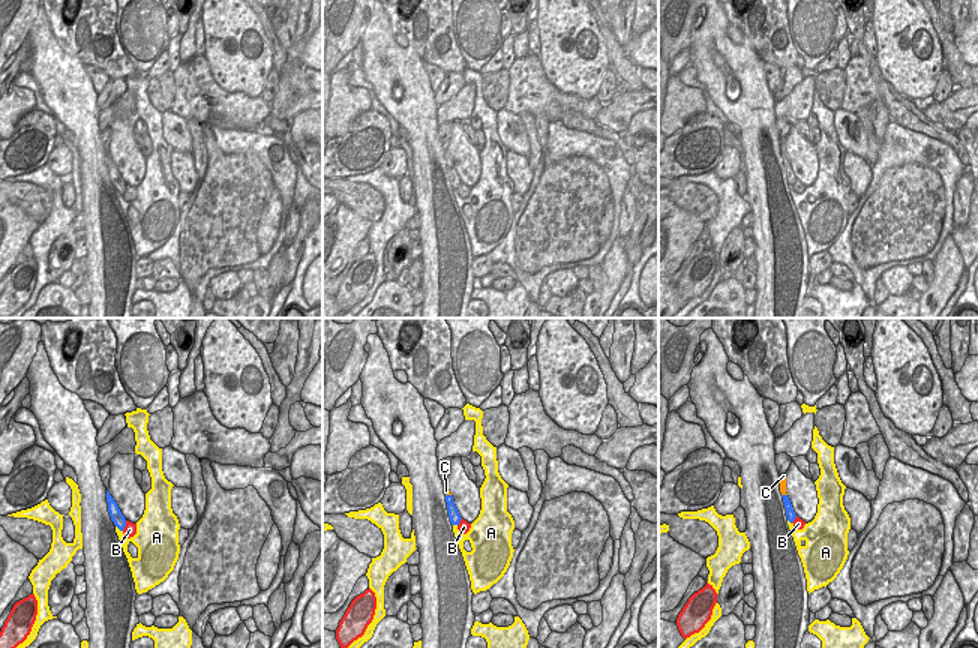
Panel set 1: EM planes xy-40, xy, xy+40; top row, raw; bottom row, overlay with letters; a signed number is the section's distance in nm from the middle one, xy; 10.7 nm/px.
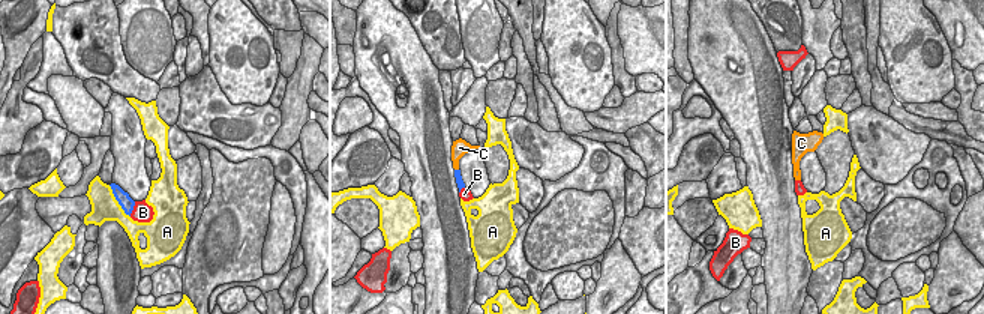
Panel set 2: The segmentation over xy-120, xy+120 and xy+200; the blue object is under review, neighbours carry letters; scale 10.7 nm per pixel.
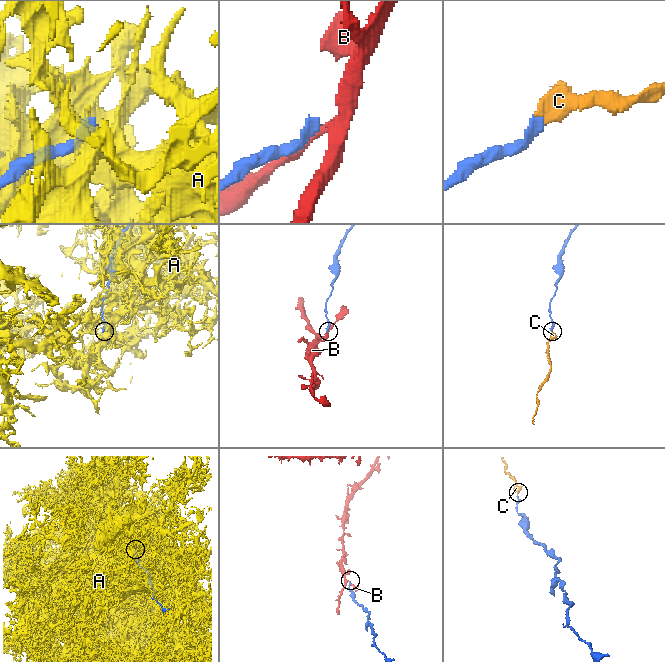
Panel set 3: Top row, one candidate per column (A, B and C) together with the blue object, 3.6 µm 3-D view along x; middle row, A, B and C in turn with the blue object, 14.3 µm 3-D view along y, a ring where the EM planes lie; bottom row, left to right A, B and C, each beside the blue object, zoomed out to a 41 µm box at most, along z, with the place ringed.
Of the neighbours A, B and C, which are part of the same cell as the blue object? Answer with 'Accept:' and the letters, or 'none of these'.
Accept: C

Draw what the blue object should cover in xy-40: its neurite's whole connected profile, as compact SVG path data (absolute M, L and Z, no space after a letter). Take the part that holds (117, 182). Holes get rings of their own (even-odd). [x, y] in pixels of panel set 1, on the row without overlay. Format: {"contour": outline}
{"contour": "M106 154L106 166L108 166L108 176L110 176L110 180L111 180L111 184L114 186L114 189L123 195L124 190L126 190L126 183L124 180L122 178L117 166L114 165L114 162L110 159L110 156Z"}

